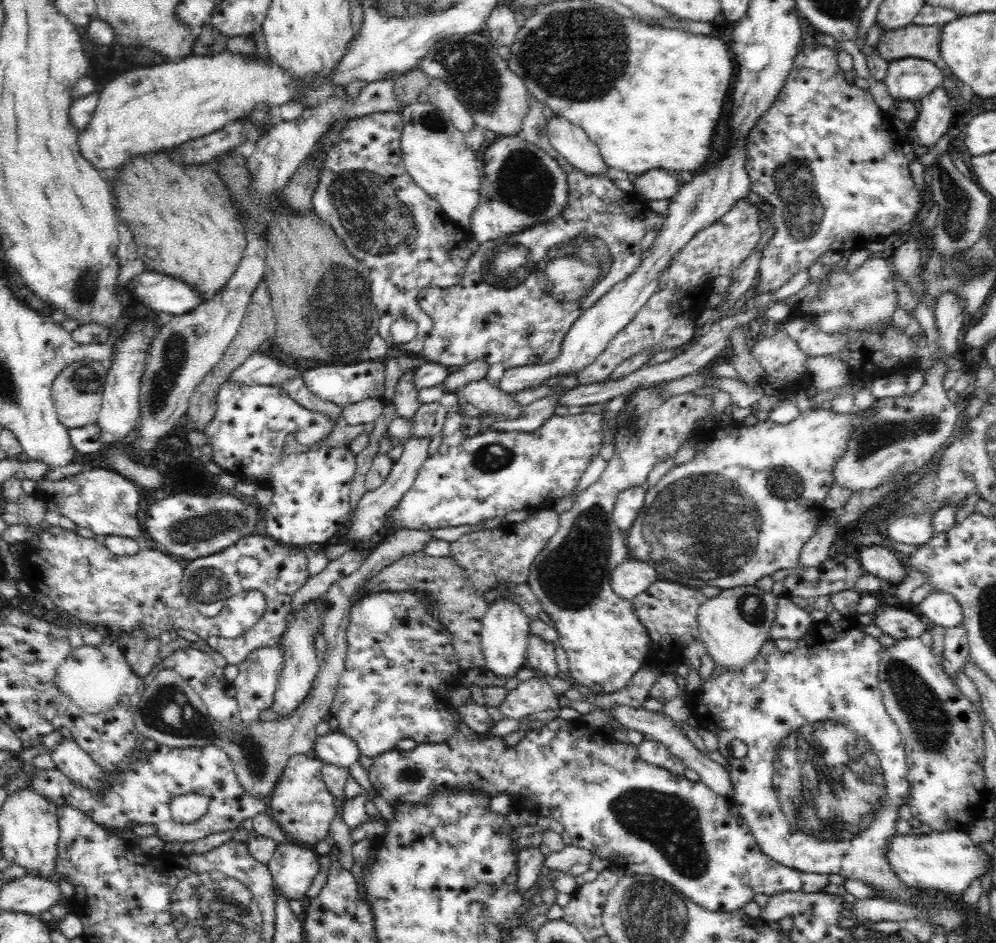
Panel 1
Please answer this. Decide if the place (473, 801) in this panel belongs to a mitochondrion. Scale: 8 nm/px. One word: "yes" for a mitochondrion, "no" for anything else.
no

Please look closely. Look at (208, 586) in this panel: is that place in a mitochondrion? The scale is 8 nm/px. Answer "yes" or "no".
yes

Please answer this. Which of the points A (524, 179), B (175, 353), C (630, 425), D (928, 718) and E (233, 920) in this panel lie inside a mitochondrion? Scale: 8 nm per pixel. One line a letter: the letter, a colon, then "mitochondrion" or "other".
A: mitochondrion
B: mitochondrion
C: mitochondrion
D: mitochondrion
E: mitochondrion

